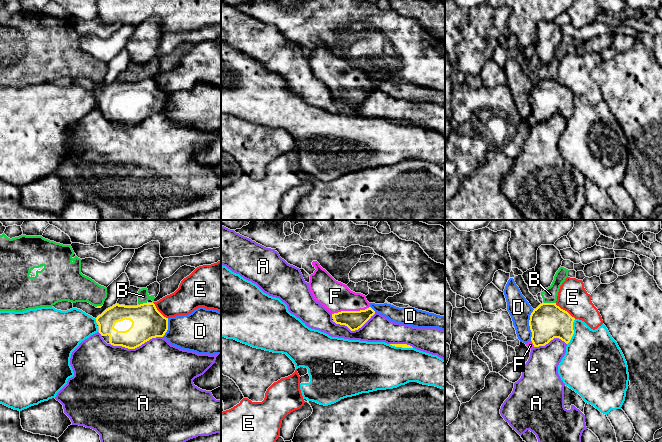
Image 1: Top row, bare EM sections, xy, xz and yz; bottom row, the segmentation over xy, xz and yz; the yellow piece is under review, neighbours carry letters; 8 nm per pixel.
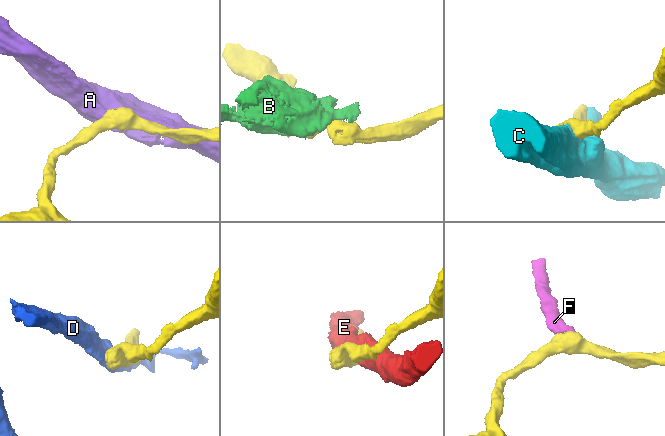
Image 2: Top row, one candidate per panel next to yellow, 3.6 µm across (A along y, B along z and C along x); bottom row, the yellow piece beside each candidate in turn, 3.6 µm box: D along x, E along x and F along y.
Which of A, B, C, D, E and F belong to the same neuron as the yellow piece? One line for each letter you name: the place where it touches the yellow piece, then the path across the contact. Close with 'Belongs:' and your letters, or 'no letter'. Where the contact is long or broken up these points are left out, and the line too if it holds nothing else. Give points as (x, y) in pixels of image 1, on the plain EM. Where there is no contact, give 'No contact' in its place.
F: Touches yellow at xz (350, 87). Path across: xz (354, 96), (354, 91), (350, 87), (335, 72)
Belongs: F

